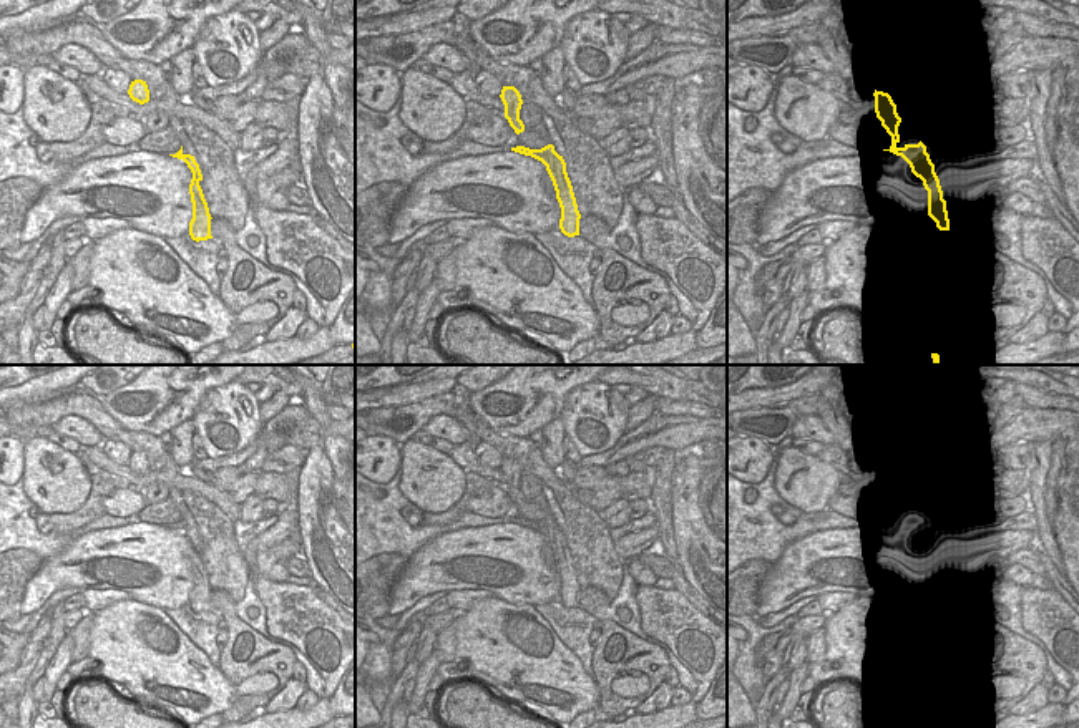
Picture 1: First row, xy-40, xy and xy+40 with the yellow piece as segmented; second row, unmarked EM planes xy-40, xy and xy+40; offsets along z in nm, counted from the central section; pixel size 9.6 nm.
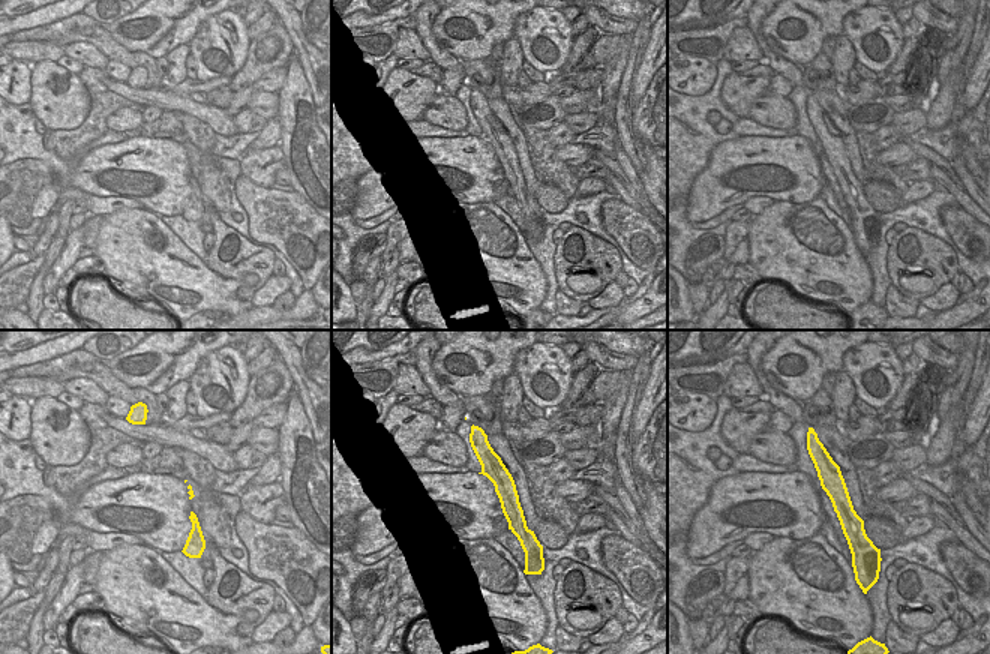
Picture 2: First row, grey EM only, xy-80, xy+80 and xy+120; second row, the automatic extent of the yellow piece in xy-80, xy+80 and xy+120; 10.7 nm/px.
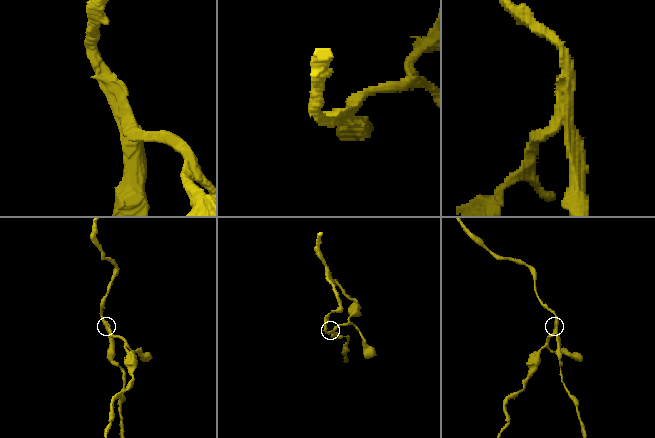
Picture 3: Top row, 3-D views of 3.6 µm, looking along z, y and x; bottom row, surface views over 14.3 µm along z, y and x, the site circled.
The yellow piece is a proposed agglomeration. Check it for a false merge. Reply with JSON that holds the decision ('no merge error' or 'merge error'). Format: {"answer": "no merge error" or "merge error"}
{"answer": "merge error"}

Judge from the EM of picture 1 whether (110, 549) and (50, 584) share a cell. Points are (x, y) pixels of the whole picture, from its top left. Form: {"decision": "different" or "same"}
{"decision": "same"}

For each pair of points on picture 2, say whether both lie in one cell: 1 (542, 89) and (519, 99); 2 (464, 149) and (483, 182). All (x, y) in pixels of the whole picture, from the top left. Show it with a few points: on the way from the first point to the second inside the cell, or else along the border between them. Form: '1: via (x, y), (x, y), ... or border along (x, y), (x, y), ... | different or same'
1: via (536, 92), (525, 96) | same
2: via (464, 156), (464, 162), (476, 174) | same

